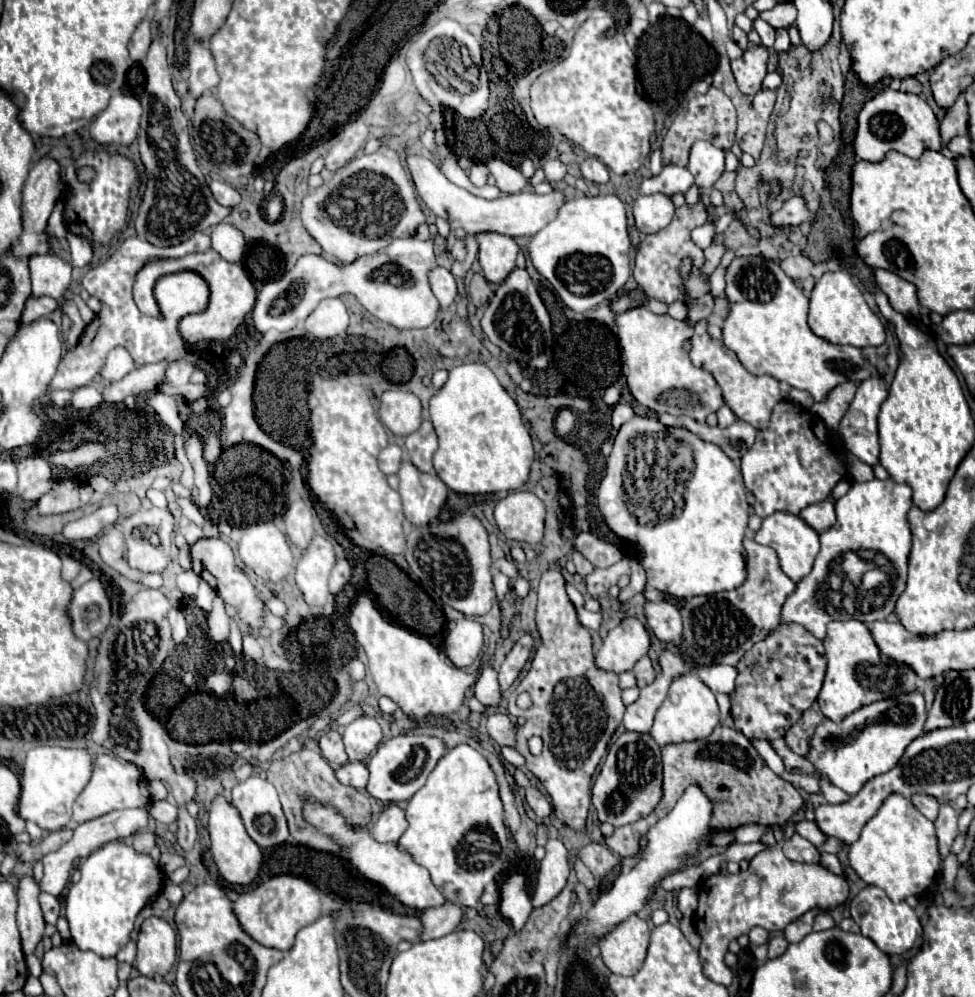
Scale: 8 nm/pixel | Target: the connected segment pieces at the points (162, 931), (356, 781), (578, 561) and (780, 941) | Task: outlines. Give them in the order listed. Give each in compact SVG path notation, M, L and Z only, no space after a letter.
M150 916L142 922L136 944L136 970L146 978L166 976L176 962L176 932L172 926L158 916Z
M348 762L340 768L336 768L336 778L342 782L342 784L348 784L348 786L354 786L354 788L366 788L368 784L368 766L364 762Z
M578 550L572 552L572 560L574 560L574 564L576 564L576 572L578 572L582 578L584 578L588 572L594 570L594 566L592 566L592 564L590 564Z
M774 936L770 942L768 942L768 958L776 958L776 956L782 956L788 948L788 942L784 936Z

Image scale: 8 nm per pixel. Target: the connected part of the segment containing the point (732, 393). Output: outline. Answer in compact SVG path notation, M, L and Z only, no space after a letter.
M700 320L694 324L694 336L692 336L692 350L690 350L690 358L696 366L704 368L706 372L710 372L714 376L714 380L718 382L718 386L722 388L722 396L724 402L730 406L730 410L744 422L752 424L758 430L768 428L770 424L770 414L772 408L776 406L776 402L780 402L784 398L780 384L776 378L772 376L754 376L750 374L740 360L736 358L734 352L730 352L722 342L714 340L708 334L708 320Z

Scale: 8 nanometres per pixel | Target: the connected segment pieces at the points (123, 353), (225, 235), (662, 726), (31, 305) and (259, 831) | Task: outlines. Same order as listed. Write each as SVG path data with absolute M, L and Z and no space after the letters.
M116 346L114 350L108 352L108 356L104 360L104 366L100 370L100 376L116 382L116 380L124 378L126 372L132 372L132 370L134 370L134 360L132 360L130 352L122 346Z
M212 228L212 248L220 252L228 262L240 262L244 252L244 236L240 230L218 230Z
M688 672L672 680L668 696L656 712L654 726L650 728L650 736L658 742L658 746L704 740L712 734L712 728L716 728L718 722L720 722L720 710L714 692L694 672Z
M28 296L26 304L24 304L24 312L22 312L22 320L28 322L28 320L36 320L40 316L46 316L50 314L52 310L58 308L58 302L52 300L50 296Z
M250 776L242 782L238 782L232 790L232 806L240 812L240 818L244 822L244 828L248 832L248 836L260 846L260 848L270 848L270 846L280 846L288 840L290 832L288 832L288 822L286 816L282 812L280 800L278 800L278 792L276 788L260 778L260 776Z

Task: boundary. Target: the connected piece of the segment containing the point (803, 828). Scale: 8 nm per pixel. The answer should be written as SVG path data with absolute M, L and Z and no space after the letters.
M802 818L802 820L794 822L794 830L796 830L802 838L810 840L814 846L824 844L824 840L826 840L826 836L816 828L816 824L814 824L814 822L810 822L810 820L806 820L806 818Z

